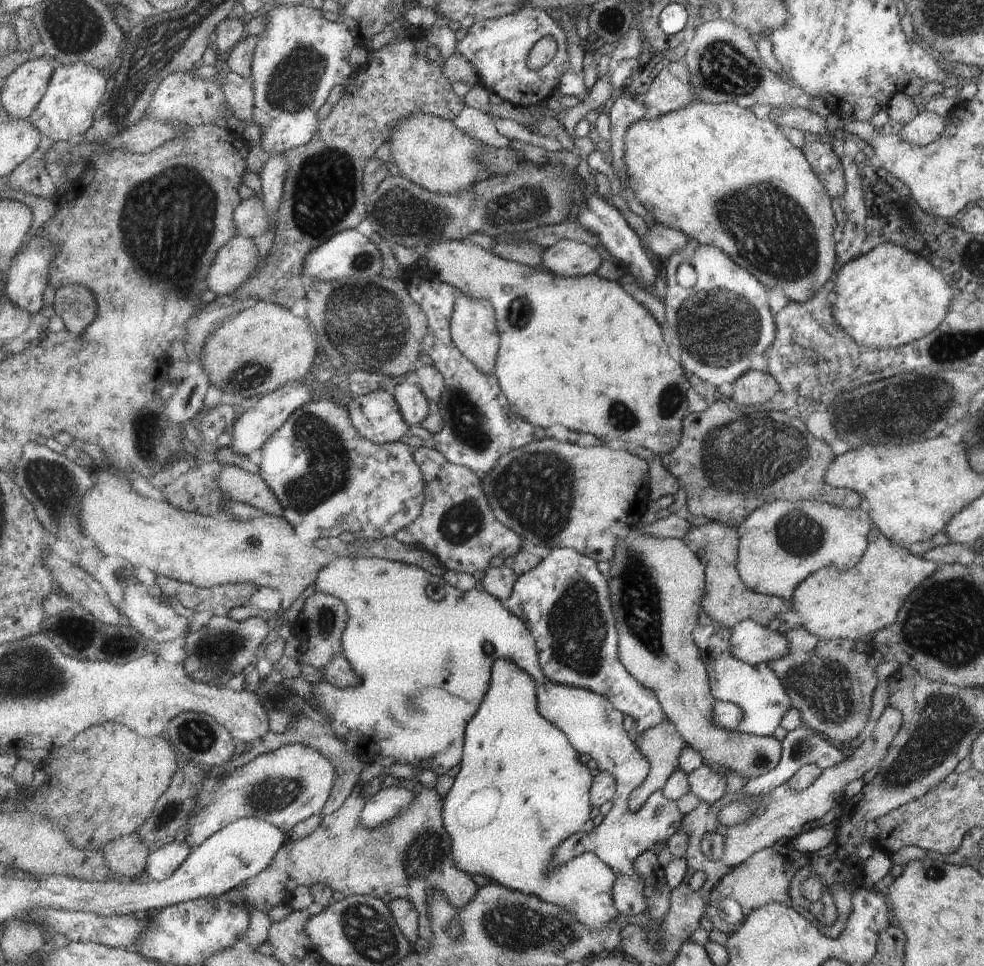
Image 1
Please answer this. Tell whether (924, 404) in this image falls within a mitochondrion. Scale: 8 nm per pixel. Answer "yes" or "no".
yes

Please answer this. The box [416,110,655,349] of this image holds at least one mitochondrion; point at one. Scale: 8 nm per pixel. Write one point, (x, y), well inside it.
(524, 203)

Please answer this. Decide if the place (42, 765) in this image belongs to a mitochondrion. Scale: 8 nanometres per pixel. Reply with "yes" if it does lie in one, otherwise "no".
no

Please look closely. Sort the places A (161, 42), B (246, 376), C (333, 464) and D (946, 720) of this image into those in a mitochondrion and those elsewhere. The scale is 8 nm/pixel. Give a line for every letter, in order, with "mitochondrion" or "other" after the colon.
A: mitochondrion
B: mitochondrion
C: mitochondrion
D: mitochondrion

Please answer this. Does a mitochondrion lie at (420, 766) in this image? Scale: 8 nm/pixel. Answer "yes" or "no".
no

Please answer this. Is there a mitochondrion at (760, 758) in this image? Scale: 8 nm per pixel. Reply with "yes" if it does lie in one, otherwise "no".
yes

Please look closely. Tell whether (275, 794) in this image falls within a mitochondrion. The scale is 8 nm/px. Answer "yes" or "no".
yes

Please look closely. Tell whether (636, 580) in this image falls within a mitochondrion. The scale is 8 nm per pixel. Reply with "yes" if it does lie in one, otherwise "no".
yes

